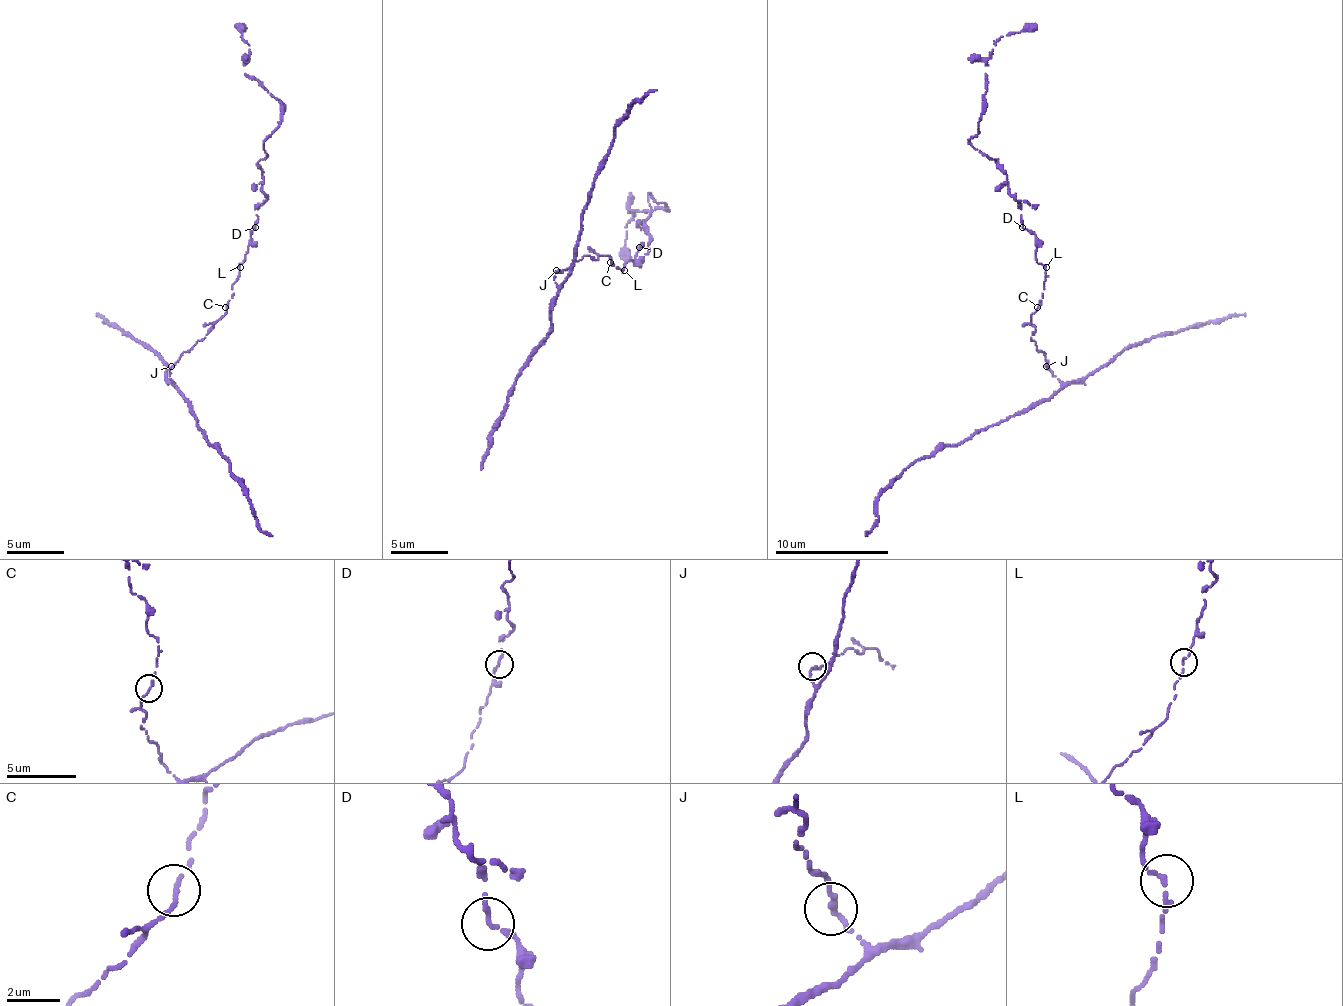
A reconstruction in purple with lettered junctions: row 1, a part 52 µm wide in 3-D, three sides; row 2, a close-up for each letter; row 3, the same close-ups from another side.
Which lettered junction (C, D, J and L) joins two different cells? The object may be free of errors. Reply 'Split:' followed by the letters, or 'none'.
Split: none

